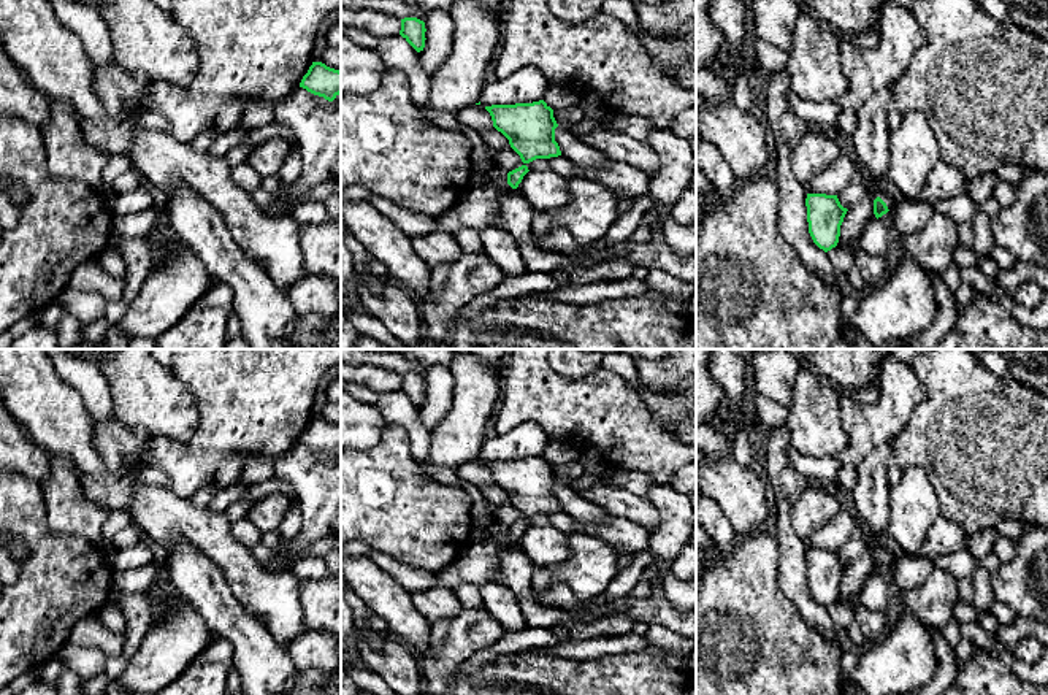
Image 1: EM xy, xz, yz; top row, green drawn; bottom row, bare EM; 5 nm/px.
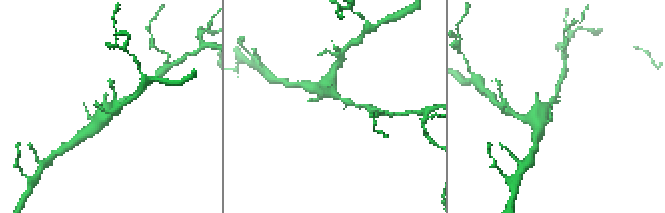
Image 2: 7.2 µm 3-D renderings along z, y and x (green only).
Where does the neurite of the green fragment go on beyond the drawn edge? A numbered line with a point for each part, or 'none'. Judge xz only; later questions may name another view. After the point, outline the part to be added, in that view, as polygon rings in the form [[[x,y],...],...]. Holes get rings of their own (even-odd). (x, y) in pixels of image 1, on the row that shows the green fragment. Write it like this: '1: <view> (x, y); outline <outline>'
1: xz (478, 210); outline [[[507,182],[471,186],[453,208],[438,217],[403,209],[379,195],[373,195],[368,203],[395,221],[404,235],[414,238],[439,230],[455,233],[461,227],[477,232],[495,227],[499,216],[499,200],[507,190],[512,190]]]

